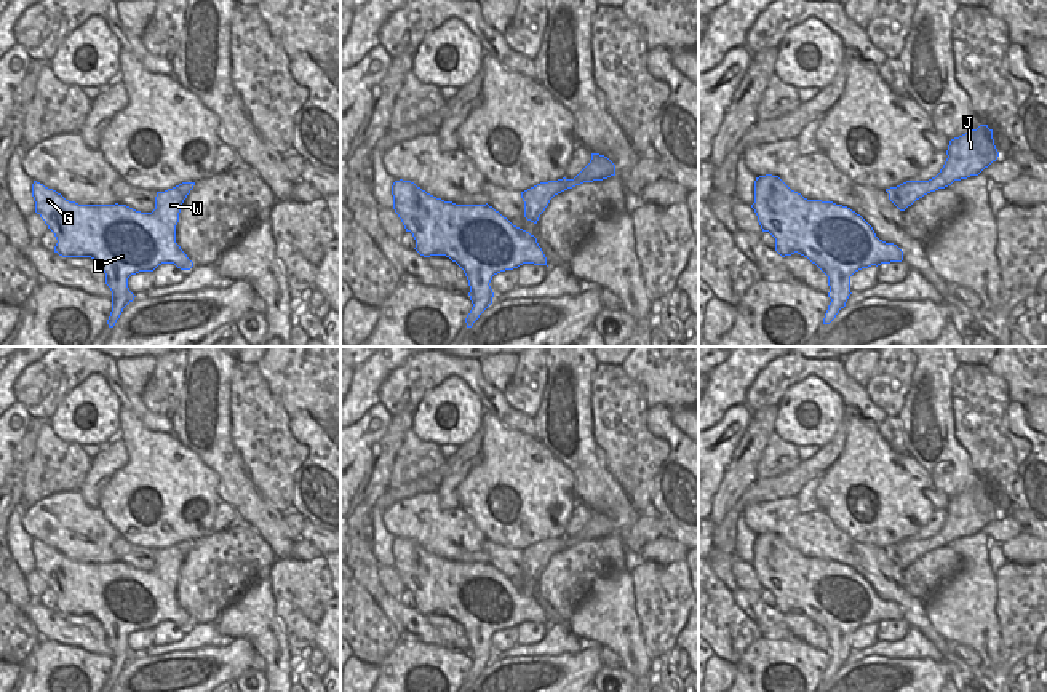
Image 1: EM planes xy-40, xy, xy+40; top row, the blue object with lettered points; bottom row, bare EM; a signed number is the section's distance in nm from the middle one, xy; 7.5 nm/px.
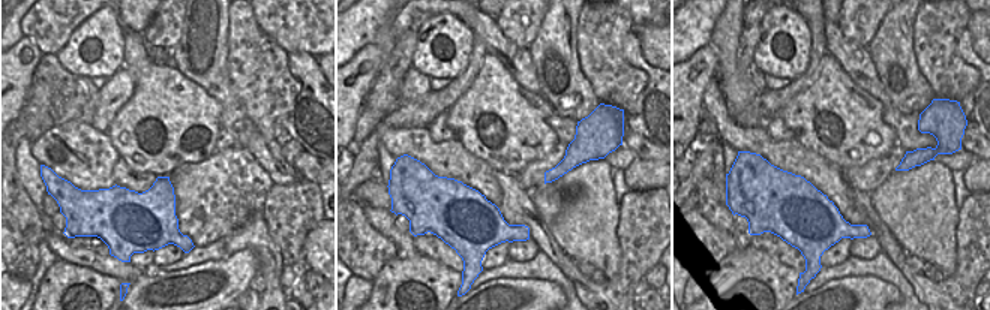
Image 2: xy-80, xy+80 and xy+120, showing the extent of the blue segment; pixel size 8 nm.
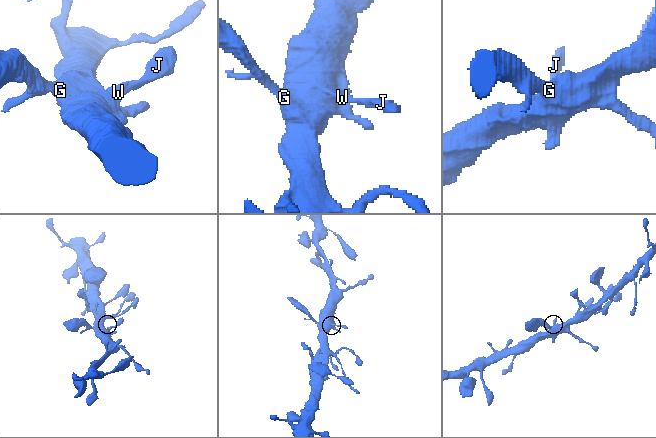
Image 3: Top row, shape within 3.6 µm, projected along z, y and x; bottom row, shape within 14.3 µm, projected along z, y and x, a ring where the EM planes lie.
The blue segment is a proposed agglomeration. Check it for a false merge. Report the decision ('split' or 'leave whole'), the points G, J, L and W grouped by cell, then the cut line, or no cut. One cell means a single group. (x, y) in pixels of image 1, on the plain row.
leave whole | G J L W | no cut

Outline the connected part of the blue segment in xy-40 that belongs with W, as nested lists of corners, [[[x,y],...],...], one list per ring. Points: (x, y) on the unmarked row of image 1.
[[[34,539],[35,571],[54,591],[54,610],[62,615],[91,615],[105,631],[112,649],[113,686],[123,666],[134,658],[128,636],[153,630],[161,622],[190,628],[193,620],[176,601],[176,583],[184,558],[195,540],[157,550],[155,567],[141,571],[126,563],[78,563]]]

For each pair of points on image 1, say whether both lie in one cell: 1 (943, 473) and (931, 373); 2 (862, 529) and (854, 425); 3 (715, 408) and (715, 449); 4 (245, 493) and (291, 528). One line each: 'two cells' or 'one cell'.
1: one cell
2: one cell
3: two cells
4: two cells

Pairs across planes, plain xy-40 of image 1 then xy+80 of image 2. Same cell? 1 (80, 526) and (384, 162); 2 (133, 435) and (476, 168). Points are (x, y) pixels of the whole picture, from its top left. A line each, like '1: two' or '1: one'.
1: two
2: two

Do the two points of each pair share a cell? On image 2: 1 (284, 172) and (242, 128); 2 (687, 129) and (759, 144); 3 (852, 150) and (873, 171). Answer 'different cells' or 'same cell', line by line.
1: same cell
2: different cells
3: different cells

